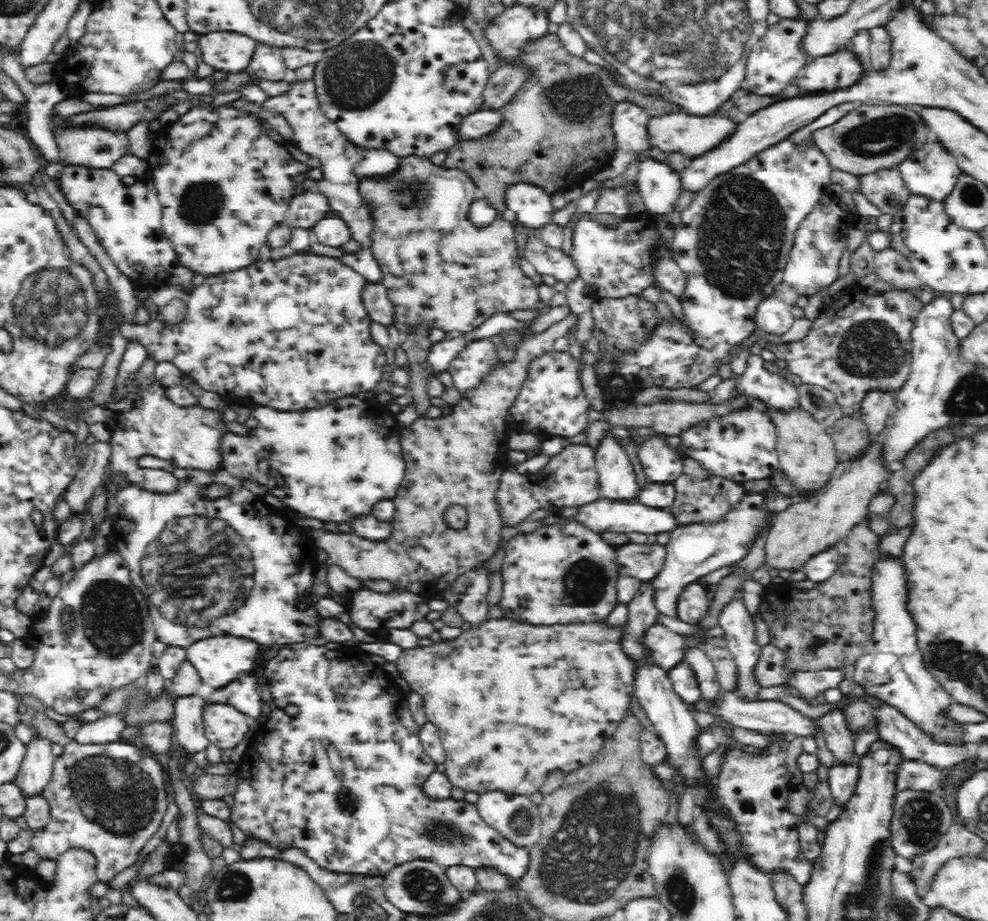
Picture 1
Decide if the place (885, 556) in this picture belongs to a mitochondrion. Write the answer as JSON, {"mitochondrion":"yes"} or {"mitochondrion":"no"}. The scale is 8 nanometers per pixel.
{"mitochondrion":"no"}

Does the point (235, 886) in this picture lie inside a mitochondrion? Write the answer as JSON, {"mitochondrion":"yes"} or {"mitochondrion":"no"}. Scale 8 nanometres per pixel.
{"mitochondrion":"yes"}

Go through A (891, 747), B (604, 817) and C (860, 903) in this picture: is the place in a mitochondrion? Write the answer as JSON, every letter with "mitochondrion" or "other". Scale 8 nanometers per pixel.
{"A":"other","B":"mitochondrion","C":"mitochondrion"}

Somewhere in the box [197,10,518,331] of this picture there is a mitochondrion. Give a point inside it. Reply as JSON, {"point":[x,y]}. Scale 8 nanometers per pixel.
{"point":[350,80]}

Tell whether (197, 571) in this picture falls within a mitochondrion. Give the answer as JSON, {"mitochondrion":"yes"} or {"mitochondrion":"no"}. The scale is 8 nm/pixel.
{"mitochondrion":"yes"}

